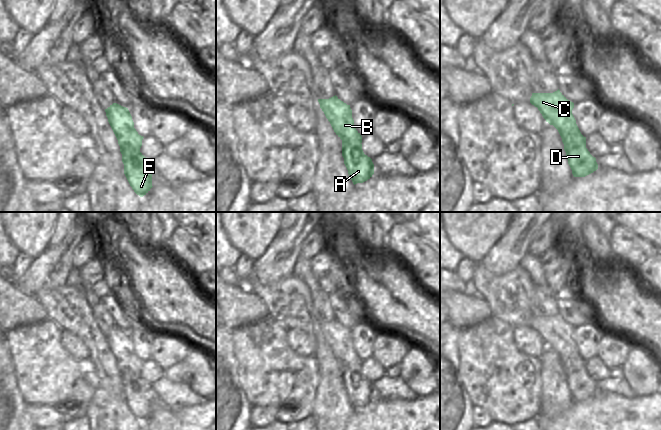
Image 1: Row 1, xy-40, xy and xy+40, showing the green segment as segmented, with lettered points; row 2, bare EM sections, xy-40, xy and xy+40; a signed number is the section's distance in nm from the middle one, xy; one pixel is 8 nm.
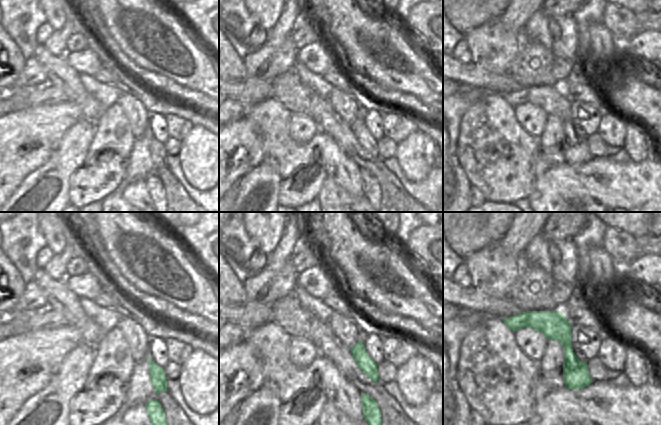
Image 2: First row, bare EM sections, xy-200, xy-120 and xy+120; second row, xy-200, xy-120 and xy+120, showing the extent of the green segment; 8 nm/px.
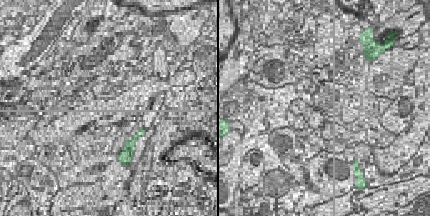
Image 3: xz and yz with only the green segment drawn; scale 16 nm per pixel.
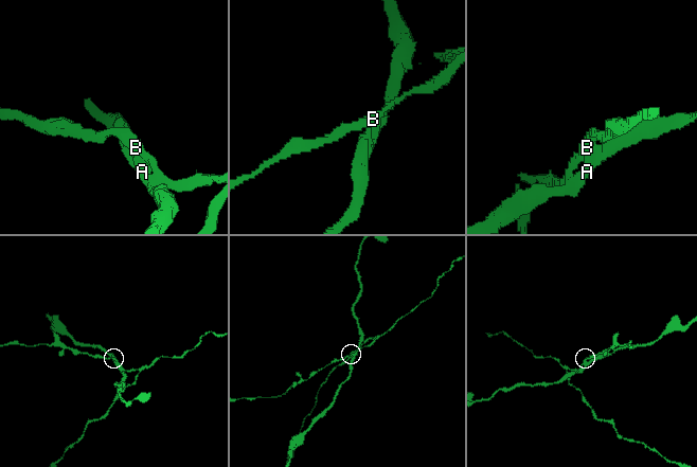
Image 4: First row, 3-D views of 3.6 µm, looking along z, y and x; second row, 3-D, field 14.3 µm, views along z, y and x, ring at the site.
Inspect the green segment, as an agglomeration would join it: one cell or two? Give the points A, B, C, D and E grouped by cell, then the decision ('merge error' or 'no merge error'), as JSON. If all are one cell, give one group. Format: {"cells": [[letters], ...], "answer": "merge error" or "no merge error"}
{"cells": [["A", "D", "E"], ["B", "C"]], "answer": "merge error"}

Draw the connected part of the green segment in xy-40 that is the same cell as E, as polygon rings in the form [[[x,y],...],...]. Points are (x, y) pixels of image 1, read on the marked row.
[[[123,145],[120,147],[122,162],[124,164],[124,174],[134,190],[134,192],[143,197],[152,186],[152,170],[154,167],[149,160],[135,149],[133,145]]]

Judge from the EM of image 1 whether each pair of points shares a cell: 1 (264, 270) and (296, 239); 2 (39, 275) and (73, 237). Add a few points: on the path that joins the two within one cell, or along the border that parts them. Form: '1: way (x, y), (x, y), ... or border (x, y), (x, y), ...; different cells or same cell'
1: way (272, 263), (288, 247); same cell
2: way (48, 266), (67, 246); same cell

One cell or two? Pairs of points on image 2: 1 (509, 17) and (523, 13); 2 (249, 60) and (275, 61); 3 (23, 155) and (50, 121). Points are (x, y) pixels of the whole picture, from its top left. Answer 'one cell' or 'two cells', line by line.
1: one cell
2: one cell
3: one cell

